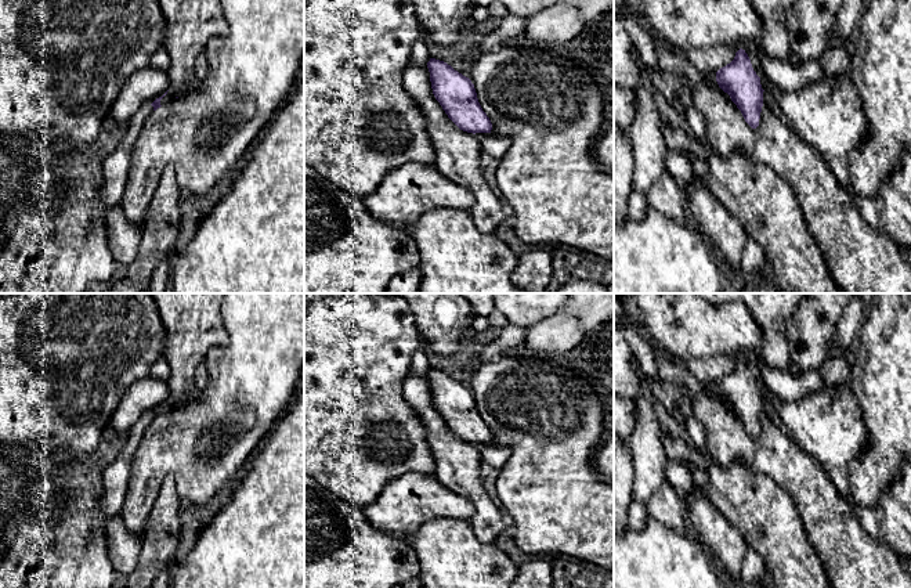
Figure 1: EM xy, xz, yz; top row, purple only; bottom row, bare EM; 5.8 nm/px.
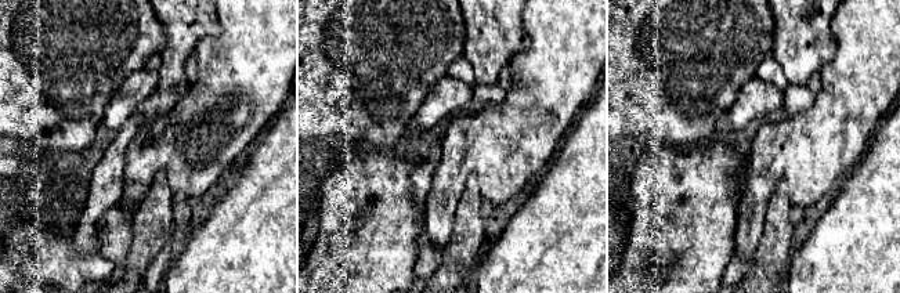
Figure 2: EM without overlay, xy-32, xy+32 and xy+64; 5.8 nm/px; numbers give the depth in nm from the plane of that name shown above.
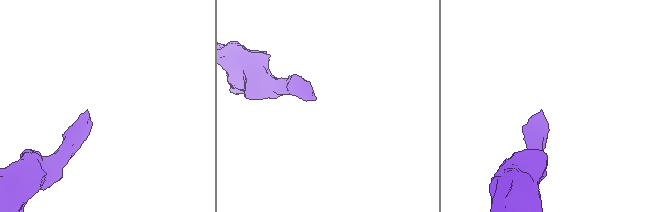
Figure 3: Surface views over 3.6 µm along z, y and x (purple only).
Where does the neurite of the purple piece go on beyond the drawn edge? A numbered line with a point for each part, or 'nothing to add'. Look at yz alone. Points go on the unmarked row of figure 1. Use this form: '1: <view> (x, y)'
1: yz (756, 374)

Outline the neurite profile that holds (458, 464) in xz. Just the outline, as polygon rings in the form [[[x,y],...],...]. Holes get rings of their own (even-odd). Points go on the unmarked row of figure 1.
[[[408,374],[402,393],[426,428],[435,477],[448,490],[464,495],[473,504],[474,513],[469,524],[478,541],[495,544],[498,537],[510,533],[510,526],[484,487],[480,452],[473,443],[460,440],[435,410],[427,374]]]

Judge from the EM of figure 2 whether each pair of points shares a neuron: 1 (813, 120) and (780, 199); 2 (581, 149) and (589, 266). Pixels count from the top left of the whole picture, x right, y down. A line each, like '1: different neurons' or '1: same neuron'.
1: different neurons
2: same neuron

